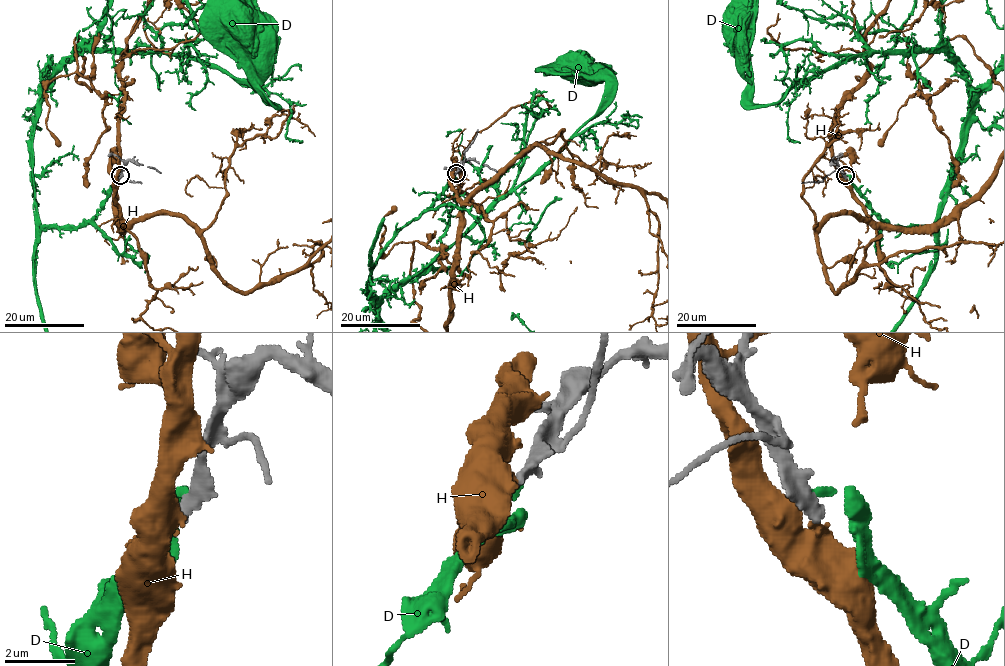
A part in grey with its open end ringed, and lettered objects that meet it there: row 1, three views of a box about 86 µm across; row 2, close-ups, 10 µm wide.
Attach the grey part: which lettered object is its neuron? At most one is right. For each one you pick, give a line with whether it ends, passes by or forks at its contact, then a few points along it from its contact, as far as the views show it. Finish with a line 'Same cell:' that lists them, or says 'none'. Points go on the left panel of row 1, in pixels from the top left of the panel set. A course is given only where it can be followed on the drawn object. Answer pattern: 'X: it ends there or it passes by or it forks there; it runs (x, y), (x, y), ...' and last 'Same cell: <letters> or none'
D: it ends there
Same cell: D

